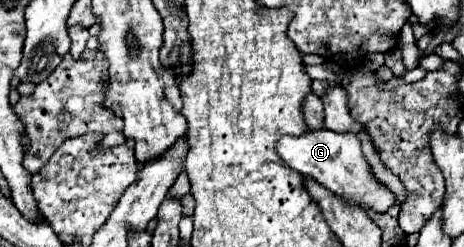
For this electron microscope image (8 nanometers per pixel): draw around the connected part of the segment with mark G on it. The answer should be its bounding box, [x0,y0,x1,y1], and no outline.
[276,128,394,212]

